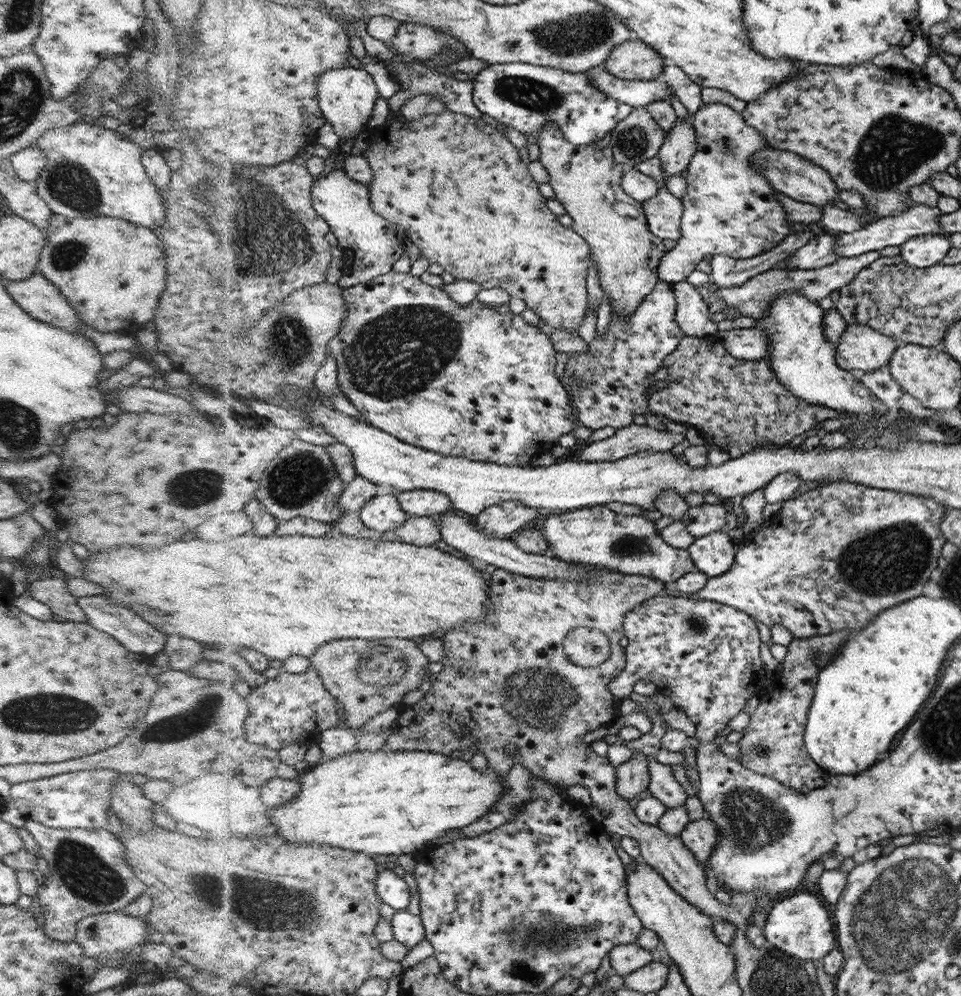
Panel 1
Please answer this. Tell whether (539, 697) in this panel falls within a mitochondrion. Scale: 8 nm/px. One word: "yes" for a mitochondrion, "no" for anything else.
yes

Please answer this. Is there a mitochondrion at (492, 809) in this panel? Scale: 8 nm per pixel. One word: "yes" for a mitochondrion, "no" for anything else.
no

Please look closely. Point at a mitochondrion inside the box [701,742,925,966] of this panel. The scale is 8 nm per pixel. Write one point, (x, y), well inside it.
(755, 820)

